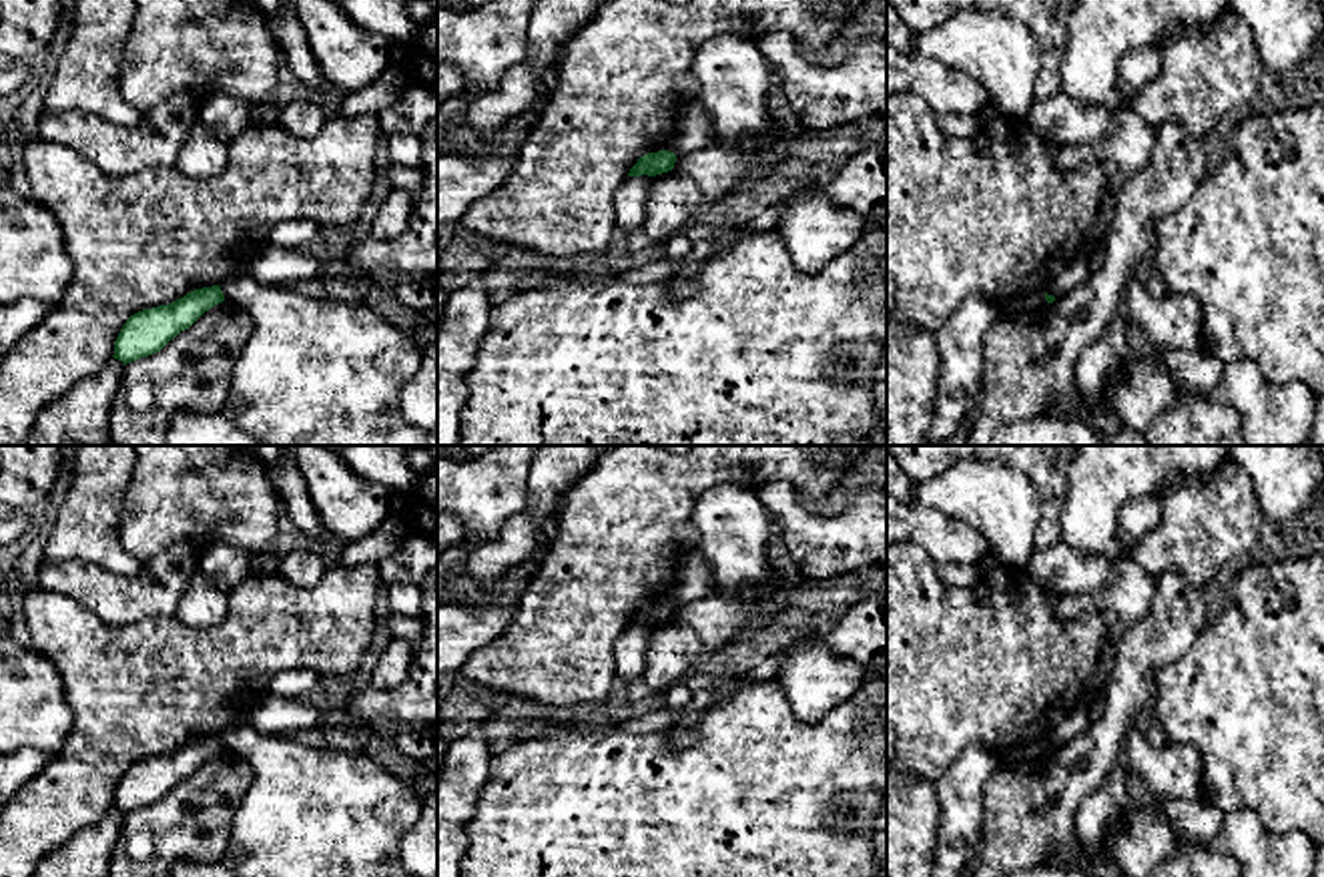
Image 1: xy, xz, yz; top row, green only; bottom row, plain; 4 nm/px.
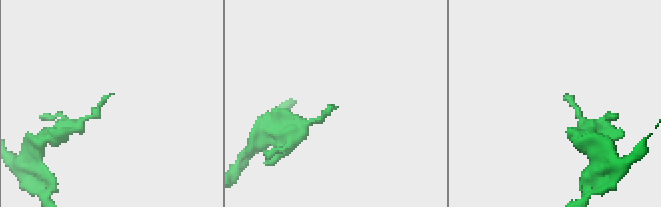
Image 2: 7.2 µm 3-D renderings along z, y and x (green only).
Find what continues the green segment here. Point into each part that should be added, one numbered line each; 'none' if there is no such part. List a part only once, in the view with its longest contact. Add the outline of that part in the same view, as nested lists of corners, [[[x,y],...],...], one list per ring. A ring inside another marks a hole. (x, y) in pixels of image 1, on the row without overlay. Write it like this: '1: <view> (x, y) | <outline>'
none

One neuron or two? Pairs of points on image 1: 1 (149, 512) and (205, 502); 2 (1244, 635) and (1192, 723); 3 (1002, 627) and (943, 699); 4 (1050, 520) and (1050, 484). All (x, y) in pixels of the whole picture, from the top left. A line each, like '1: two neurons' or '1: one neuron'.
1: one neuron
2: one neuron
3: one neuron
4: one neuron

